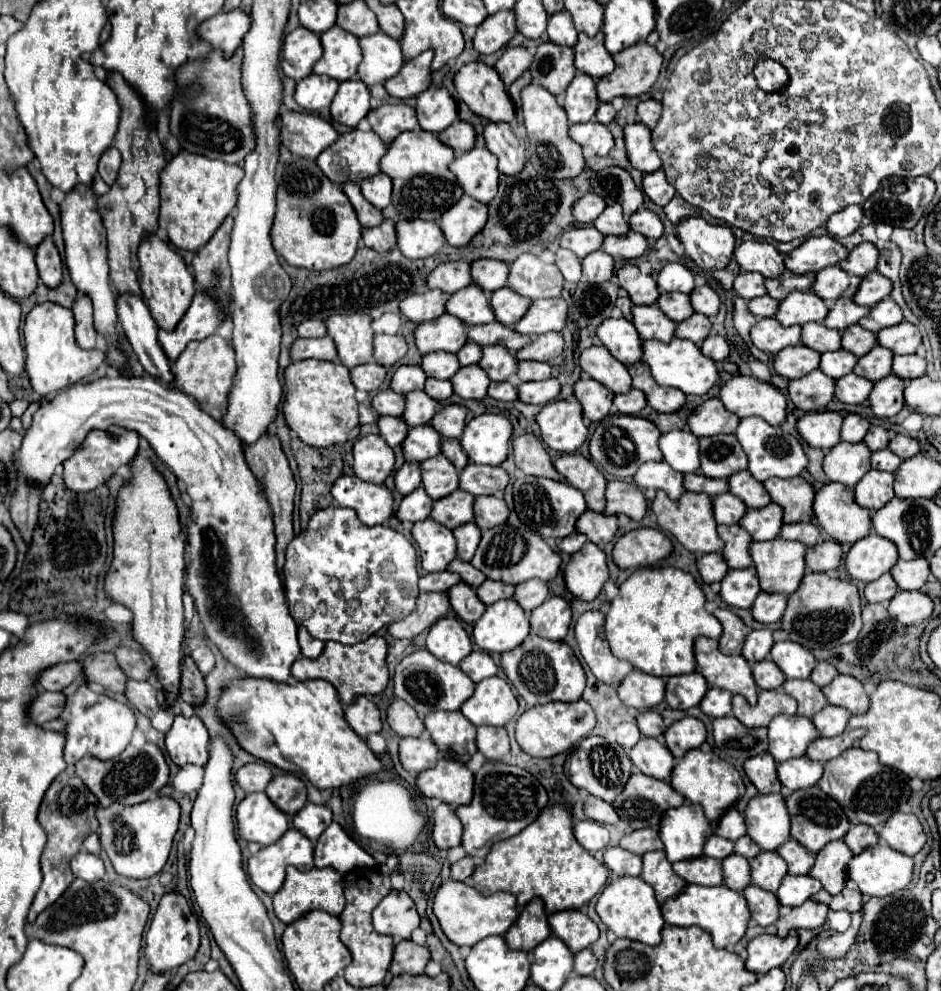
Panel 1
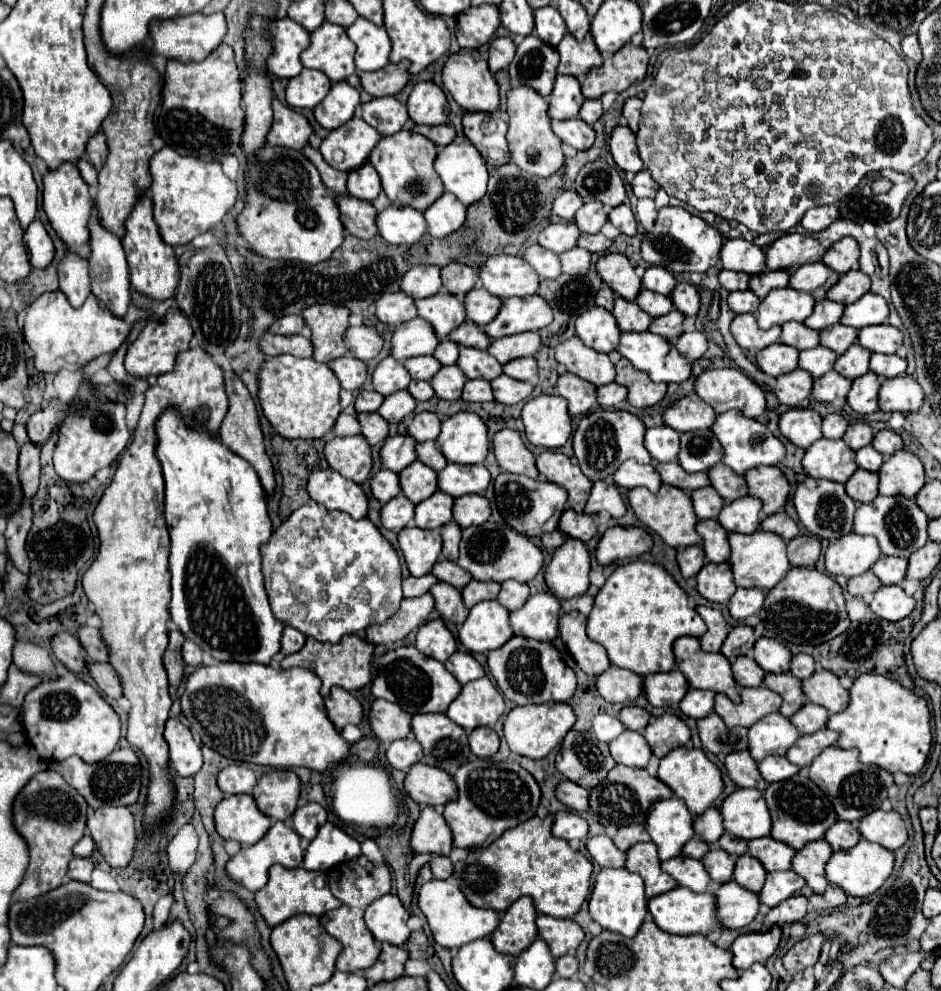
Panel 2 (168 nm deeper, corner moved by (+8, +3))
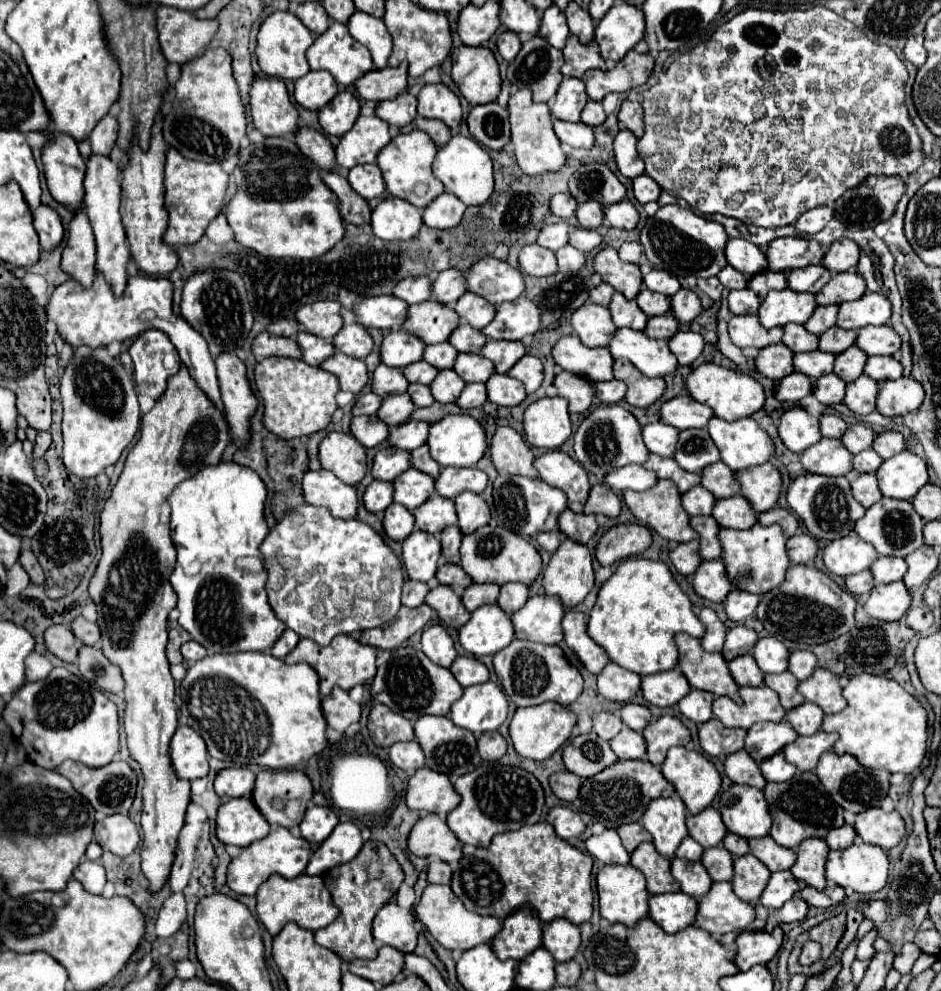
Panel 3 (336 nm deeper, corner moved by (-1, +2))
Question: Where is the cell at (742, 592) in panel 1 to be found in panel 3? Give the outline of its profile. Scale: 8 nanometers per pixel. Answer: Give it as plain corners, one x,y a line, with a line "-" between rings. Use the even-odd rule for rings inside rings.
722,560
702,562
698,570
690,576
690,582
694,592
710,602
724,602
726,596
732,592
732,582

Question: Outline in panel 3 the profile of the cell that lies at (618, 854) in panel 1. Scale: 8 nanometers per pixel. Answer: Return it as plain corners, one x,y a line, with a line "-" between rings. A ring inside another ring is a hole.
604,830
598,836
590,836
586,840
586,850
592,858
602,864
628,864
630,854
622,846
622,840
616,830

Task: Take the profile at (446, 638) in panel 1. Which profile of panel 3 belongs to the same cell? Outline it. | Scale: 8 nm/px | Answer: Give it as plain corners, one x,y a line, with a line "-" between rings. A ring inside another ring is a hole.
430,626
424,630
422,634
422,652
436,664
450,668
450,664
456,658
456,648
454,648
454,640
450,638
450,634
440,626

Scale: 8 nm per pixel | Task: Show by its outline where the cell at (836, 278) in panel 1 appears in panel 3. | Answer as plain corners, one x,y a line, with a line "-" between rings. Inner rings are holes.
804,266
800,270
788,272
788,288
796,292
814,292
814,286
824,286
830,280
830,272
824,266

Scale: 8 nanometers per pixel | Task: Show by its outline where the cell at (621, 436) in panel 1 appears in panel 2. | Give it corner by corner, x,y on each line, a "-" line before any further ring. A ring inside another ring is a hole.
597,409
597,411
585,415
577,425
577,431
573,435
575,459
581,467
581,471
591,481
597,481
597,479
609,481
611,475
615,473
615,469
619,469
619,465
625,463
627,459
635,459
641,465
653,461
643,445
643,435
645,435
645,425
641,423
639,417
635,417
627,411

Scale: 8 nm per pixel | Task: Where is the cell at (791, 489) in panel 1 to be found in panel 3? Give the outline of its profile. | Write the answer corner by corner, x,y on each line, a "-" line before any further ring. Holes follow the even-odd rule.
770,462
740,470
736,472
736,478
742,482
742,496
748,498
758,514
778,506
778,498
782,494
782,474

